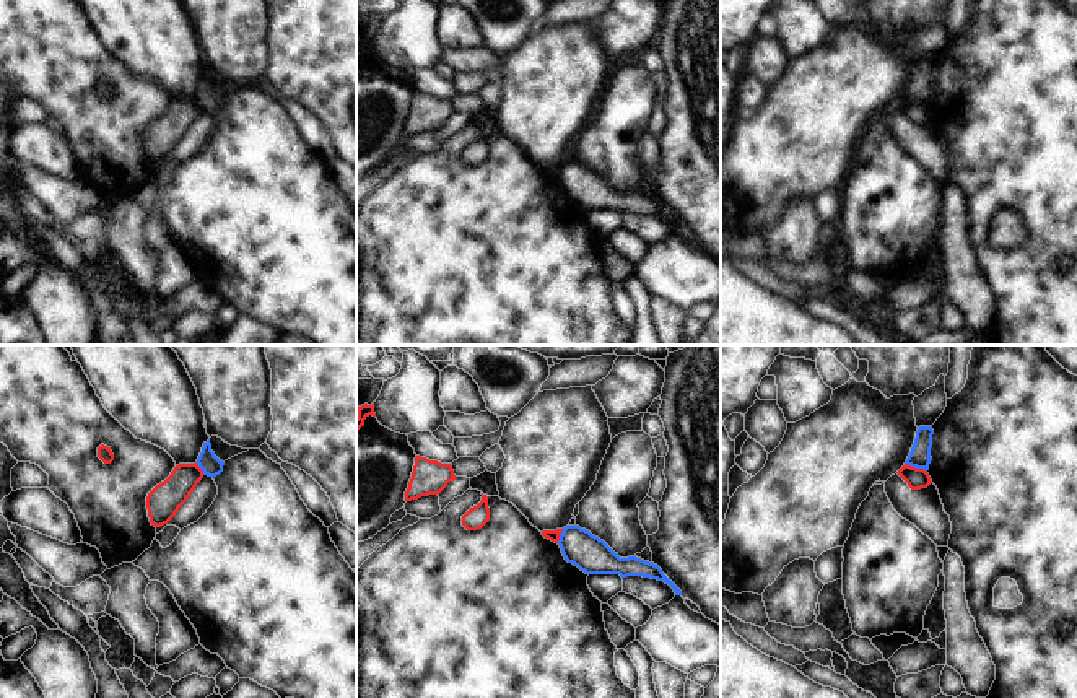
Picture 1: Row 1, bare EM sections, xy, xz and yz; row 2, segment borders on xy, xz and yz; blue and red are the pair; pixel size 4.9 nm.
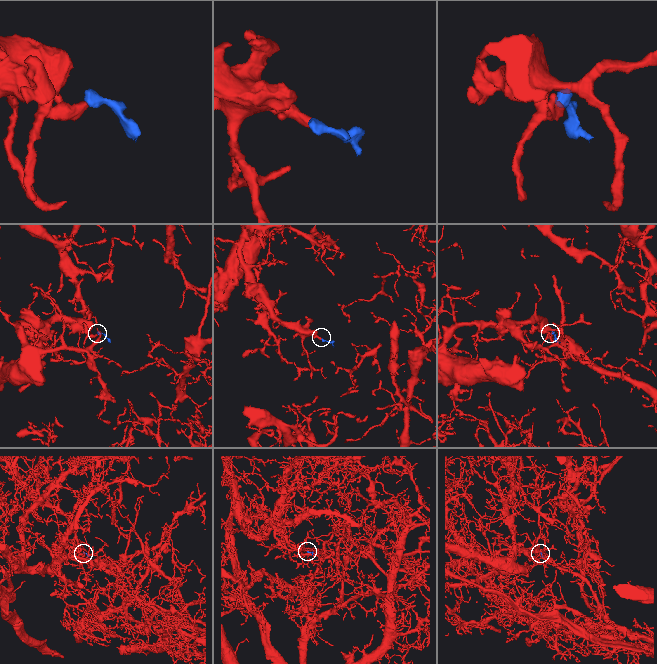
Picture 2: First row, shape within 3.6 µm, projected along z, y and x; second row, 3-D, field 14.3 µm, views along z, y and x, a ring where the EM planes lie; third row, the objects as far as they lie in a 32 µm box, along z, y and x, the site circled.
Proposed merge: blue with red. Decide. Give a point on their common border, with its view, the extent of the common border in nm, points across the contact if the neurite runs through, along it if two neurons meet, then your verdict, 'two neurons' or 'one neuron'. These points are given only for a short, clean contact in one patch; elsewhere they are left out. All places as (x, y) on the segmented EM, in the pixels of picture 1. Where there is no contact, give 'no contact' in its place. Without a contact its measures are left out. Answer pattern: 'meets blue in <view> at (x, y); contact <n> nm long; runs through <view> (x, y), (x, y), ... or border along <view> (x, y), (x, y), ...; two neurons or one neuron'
meets blue in yz at (916, 467); contact 120 nm long; border along yz (905, 462), (926, 472); two neurons

